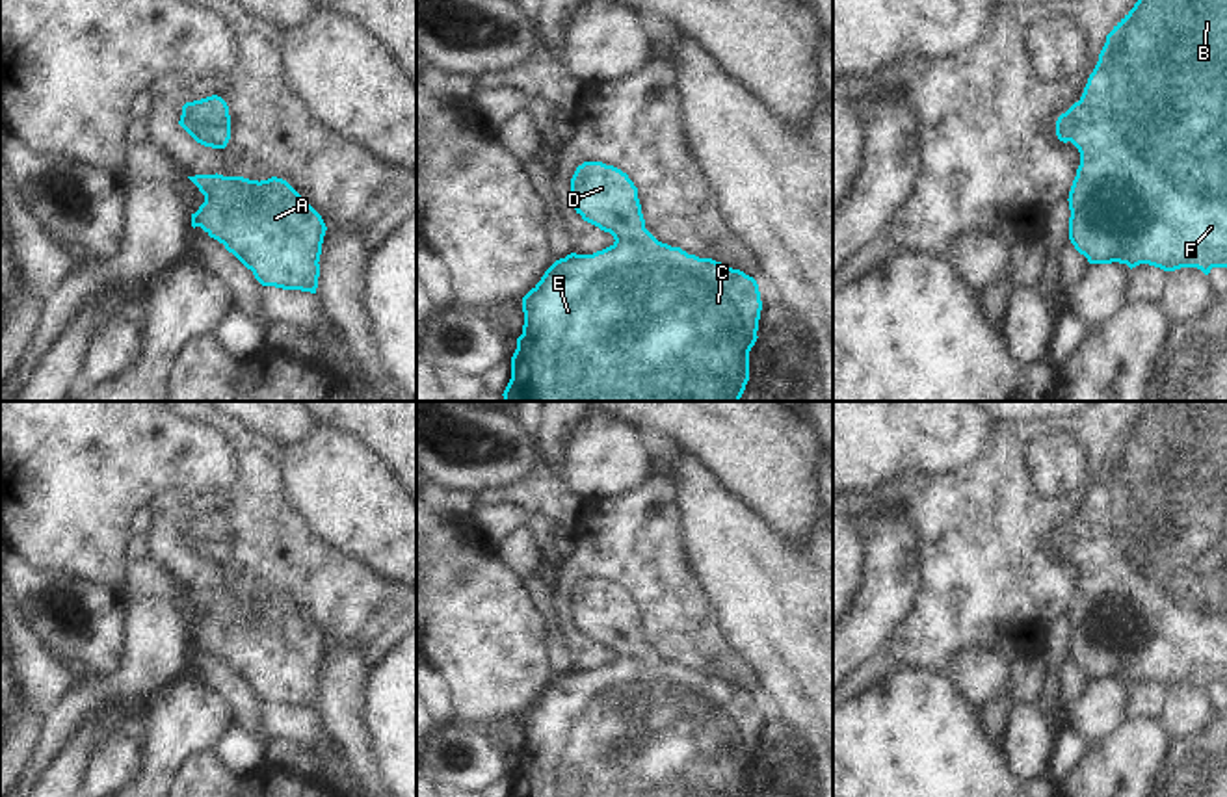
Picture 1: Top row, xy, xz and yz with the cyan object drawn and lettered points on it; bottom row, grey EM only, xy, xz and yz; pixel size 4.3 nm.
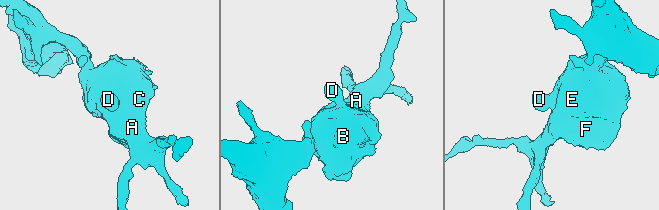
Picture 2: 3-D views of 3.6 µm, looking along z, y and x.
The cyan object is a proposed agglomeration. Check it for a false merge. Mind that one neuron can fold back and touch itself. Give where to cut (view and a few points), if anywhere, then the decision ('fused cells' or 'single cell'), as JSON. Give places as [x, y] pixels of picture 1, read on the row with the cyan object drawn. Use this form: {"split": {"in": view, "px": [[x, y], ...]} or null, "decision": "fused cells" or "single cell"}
{"split": null, "decision": "single cell"}

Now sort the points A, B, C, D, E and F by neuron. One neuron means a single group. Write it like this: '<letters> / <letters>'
A B C D E F

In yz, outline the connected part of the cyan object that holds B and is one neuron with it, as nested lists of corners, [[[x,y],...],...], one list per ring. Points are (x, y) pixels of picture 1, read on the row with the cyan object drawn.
[[[1138,0],[1106,35],[1099,61],[1084,93],[1056,121],[1060,141],[1071,141],[1080,152],[1080,165],[1069,191],[1069,240],[1089,264],[1127,264],[1130,269],[1149,264],[1164,271],[1227,268],[1227,0]]]

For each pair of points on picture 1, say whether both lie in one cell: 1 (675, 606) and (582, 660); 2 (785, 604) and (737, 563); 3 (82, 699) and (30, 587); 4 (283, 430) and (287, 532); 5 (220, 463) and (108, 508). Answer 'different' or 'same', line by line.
1: same
2: same
3: different
4: different
5: same

